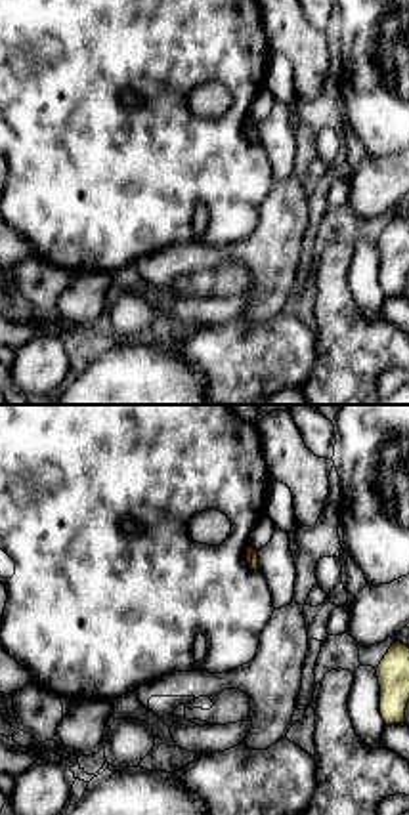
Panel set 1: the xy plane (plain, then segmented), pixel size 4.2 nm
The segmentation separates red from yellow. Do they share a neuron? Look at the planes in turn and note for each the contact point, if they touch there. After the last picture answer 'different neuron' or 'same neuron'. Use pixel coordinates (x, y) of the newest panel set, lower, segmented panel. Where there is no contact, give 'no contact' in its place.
contact (251, 558)

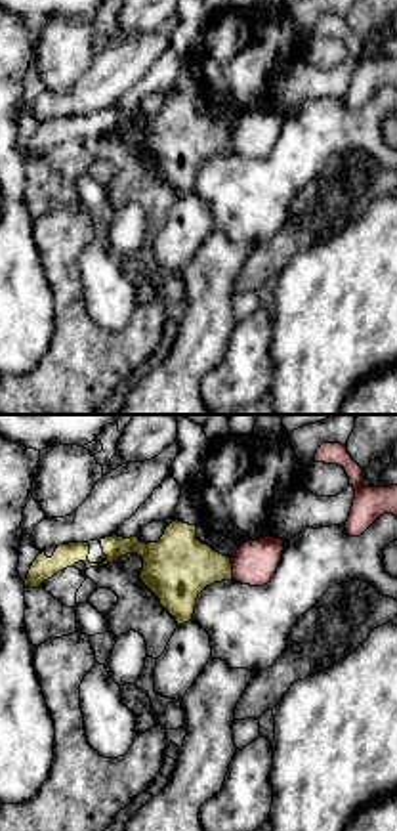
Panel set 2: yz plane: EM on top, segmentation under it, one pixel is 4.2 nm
contact (233, 568)

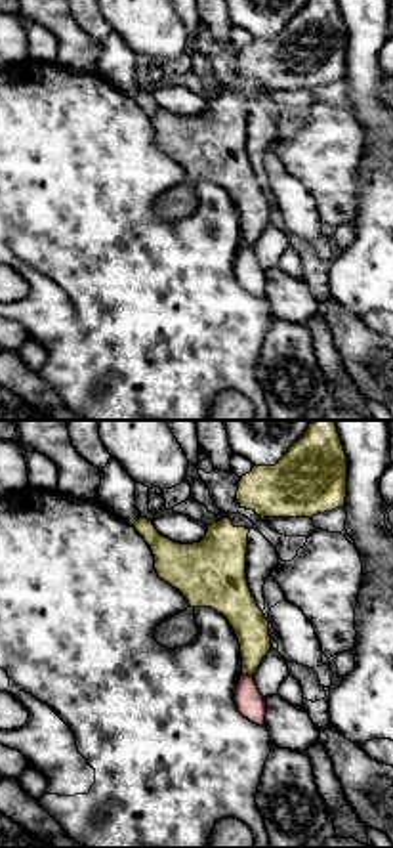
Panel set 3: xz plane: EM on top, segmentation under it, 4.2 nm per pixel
contact (247, 675)

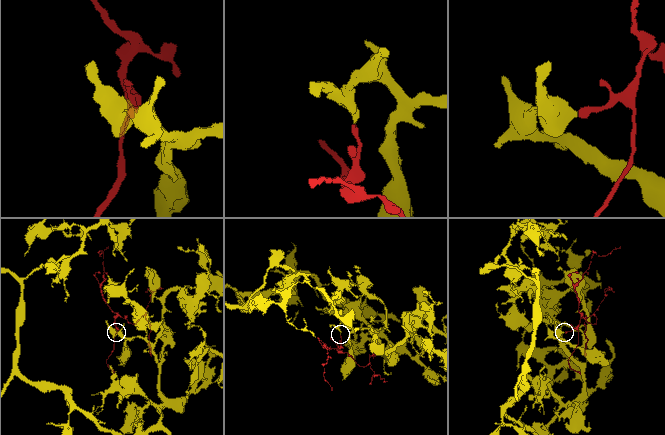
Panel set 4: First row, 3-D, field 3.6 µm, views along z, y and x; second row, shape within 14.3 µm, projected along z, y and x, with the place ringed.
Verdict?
different neuron

